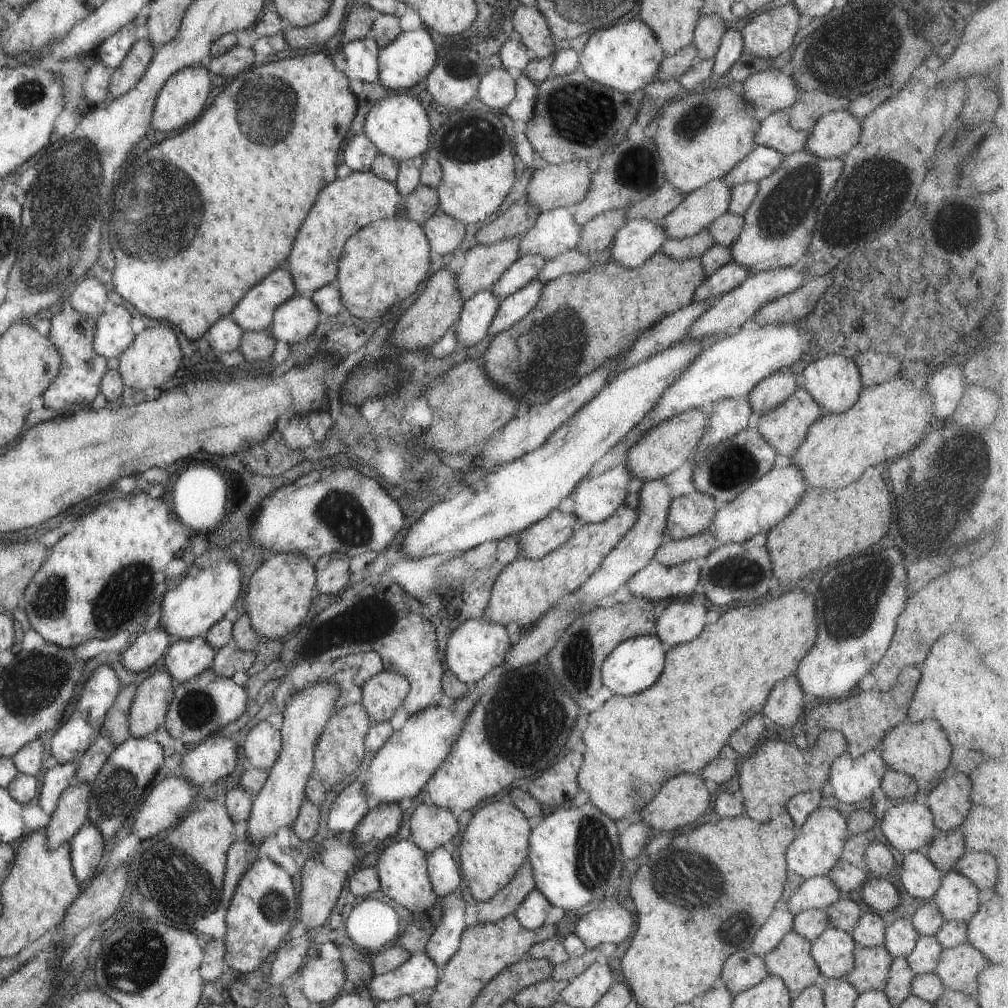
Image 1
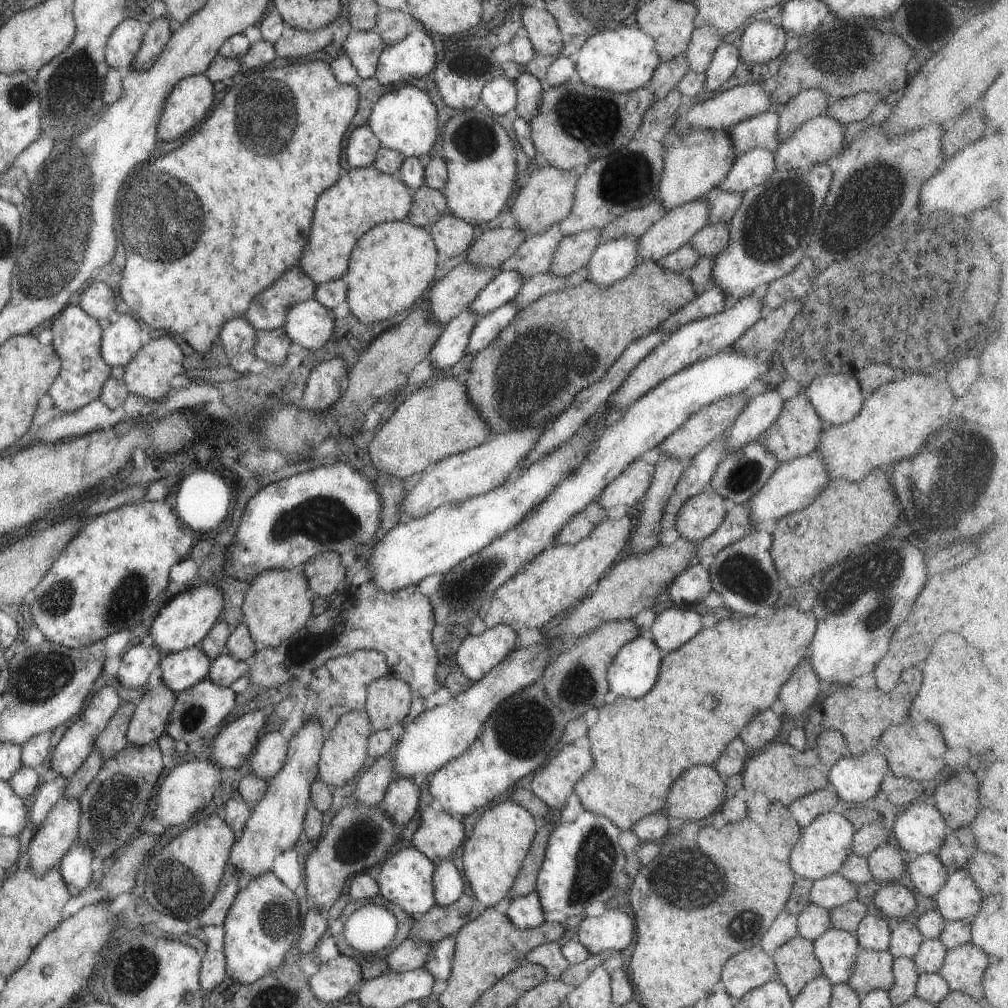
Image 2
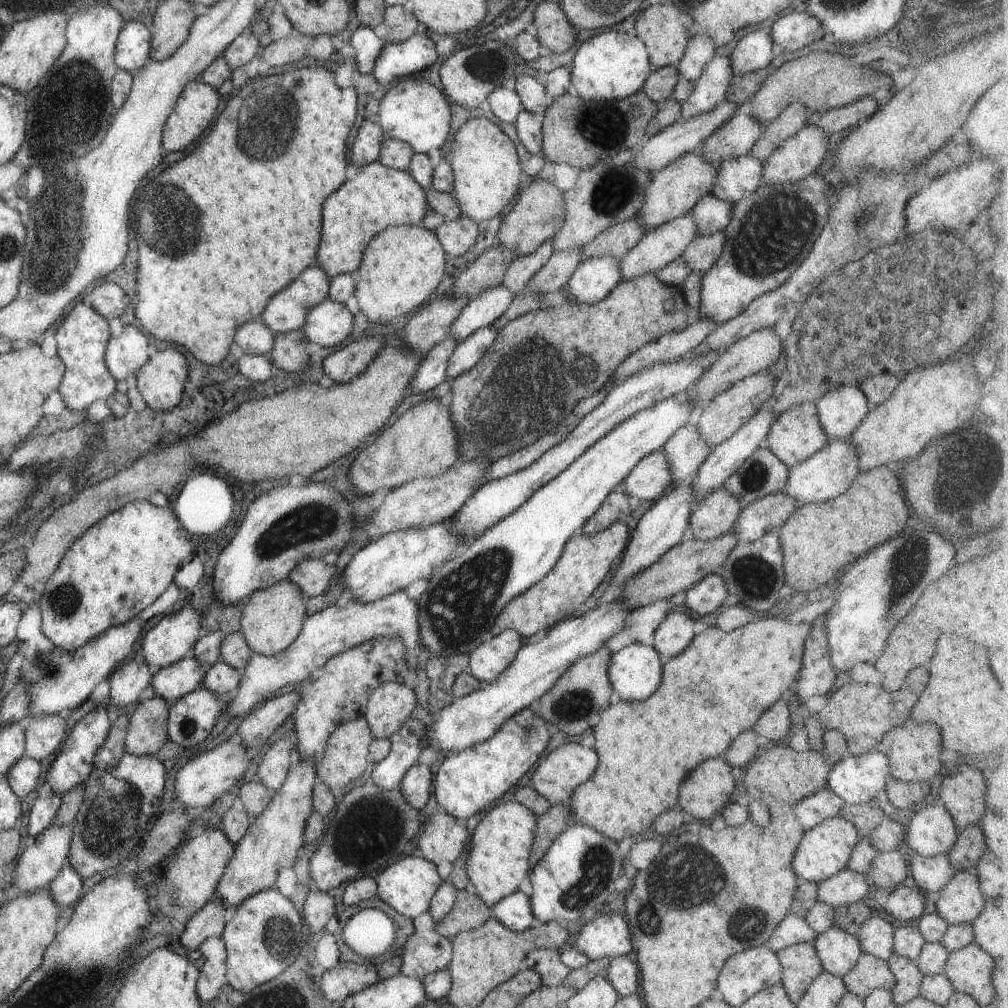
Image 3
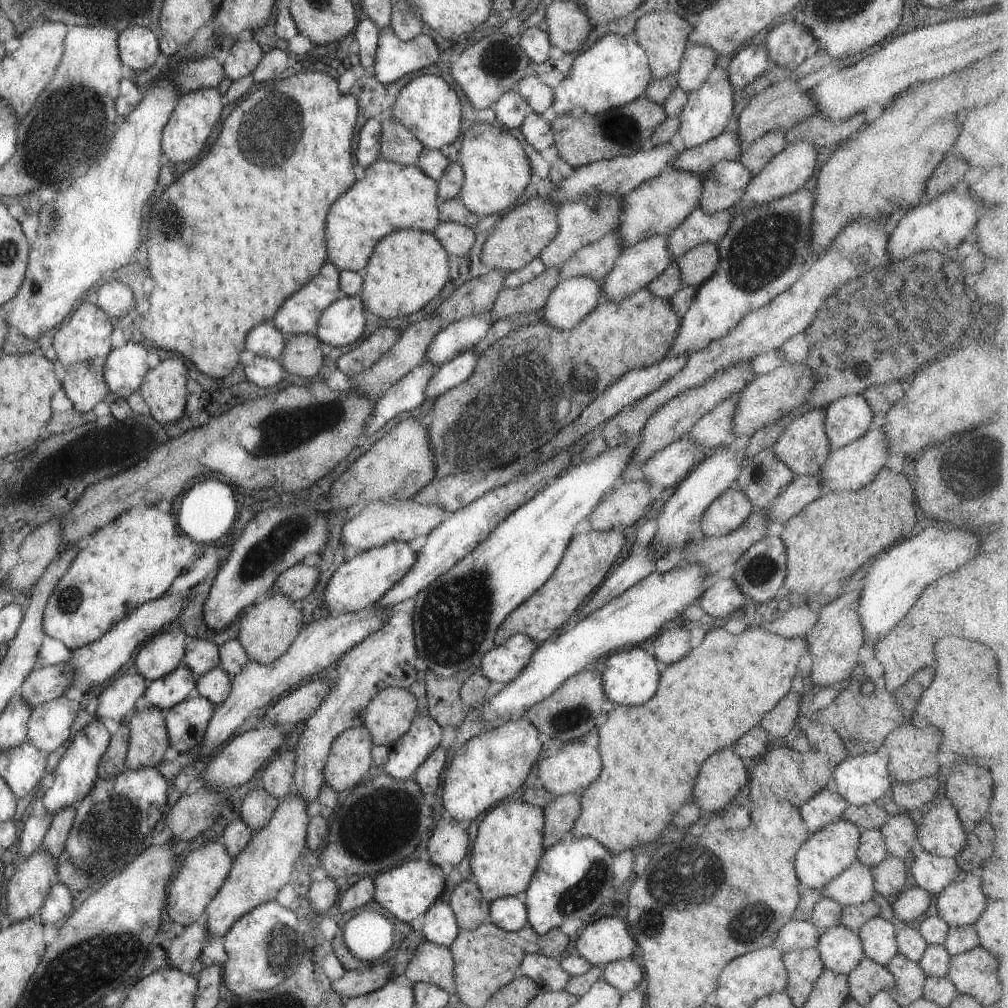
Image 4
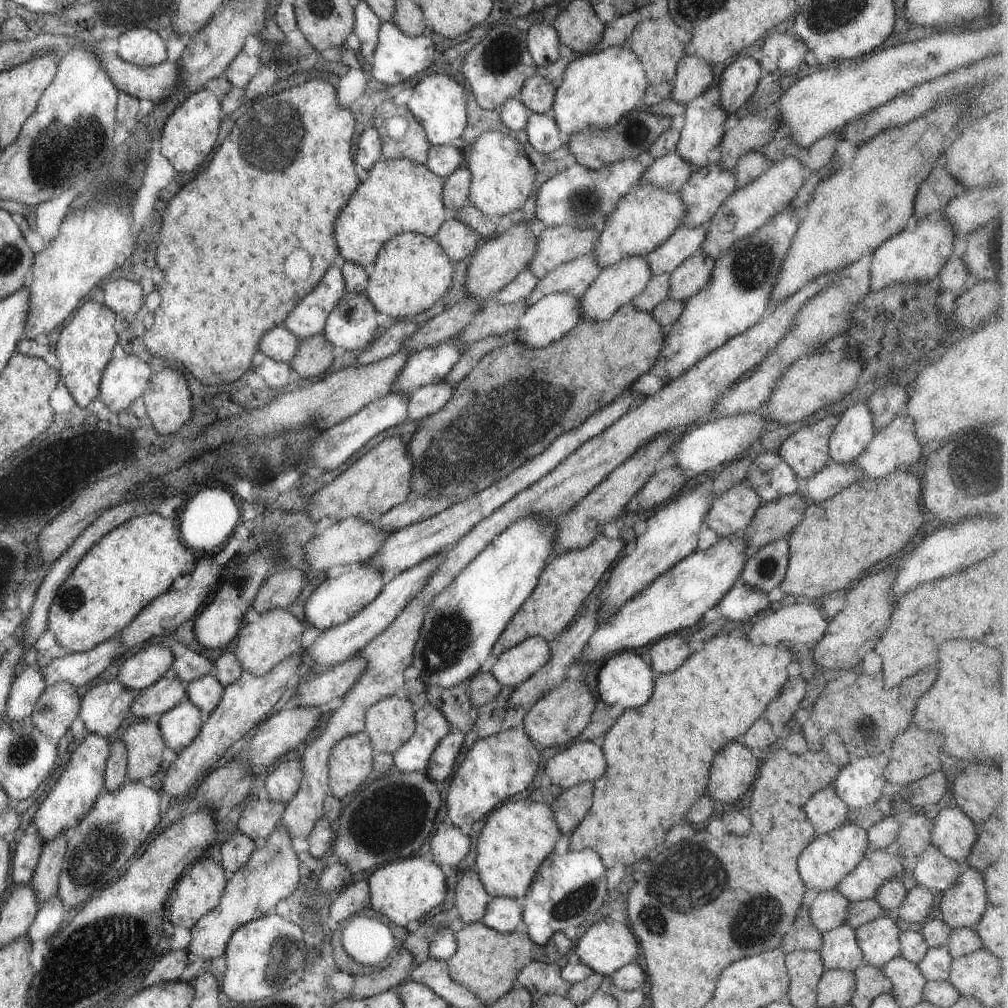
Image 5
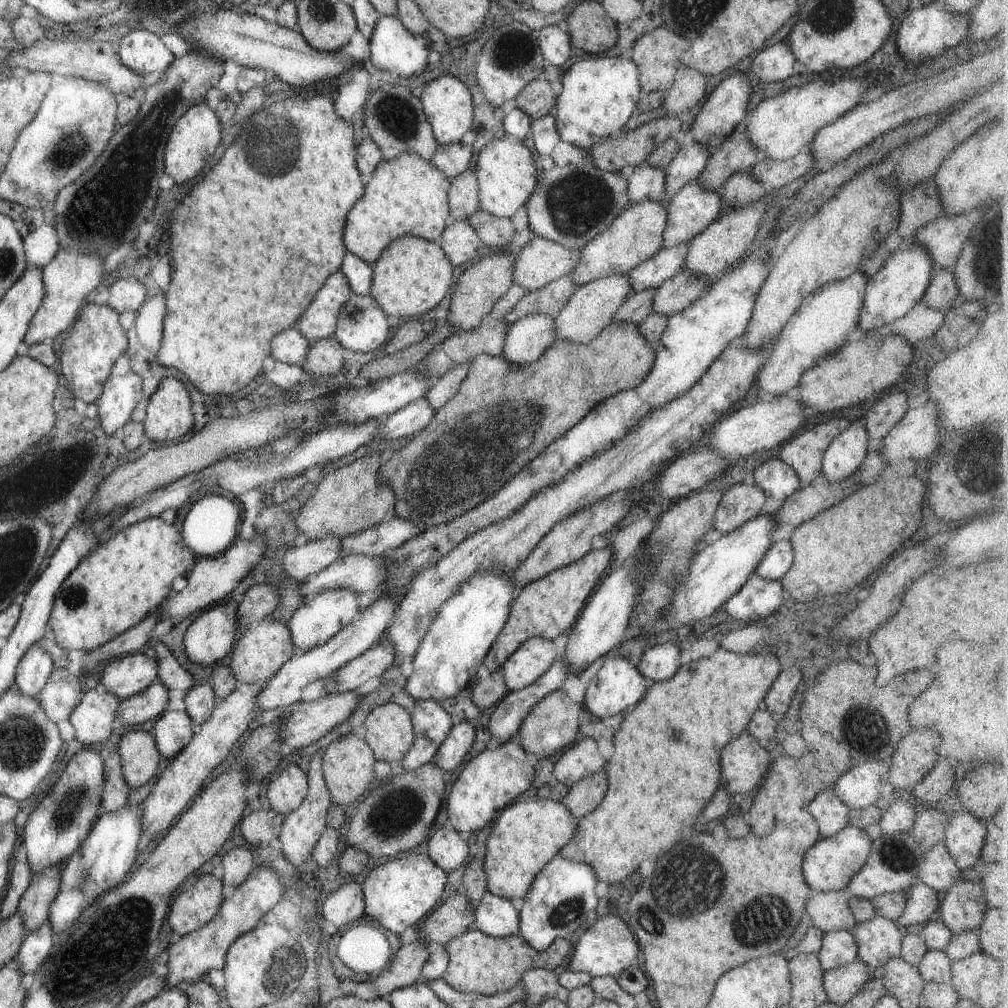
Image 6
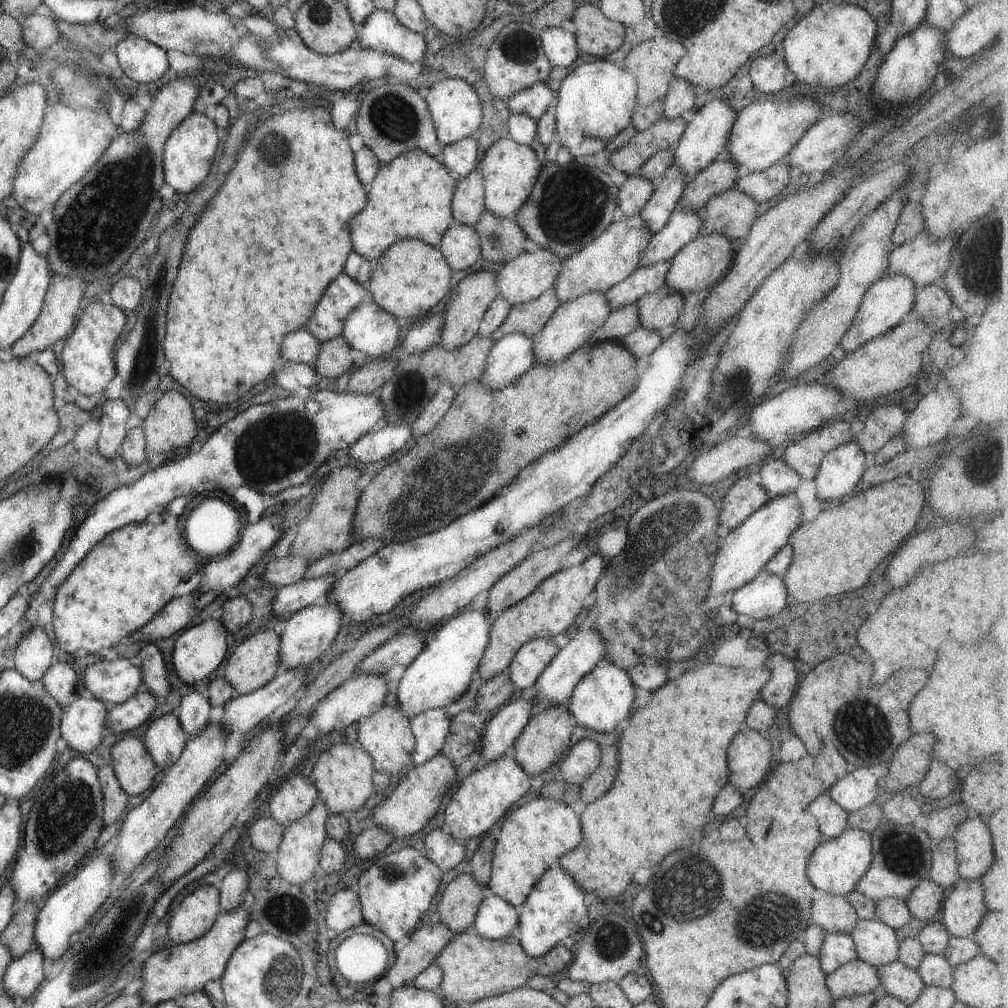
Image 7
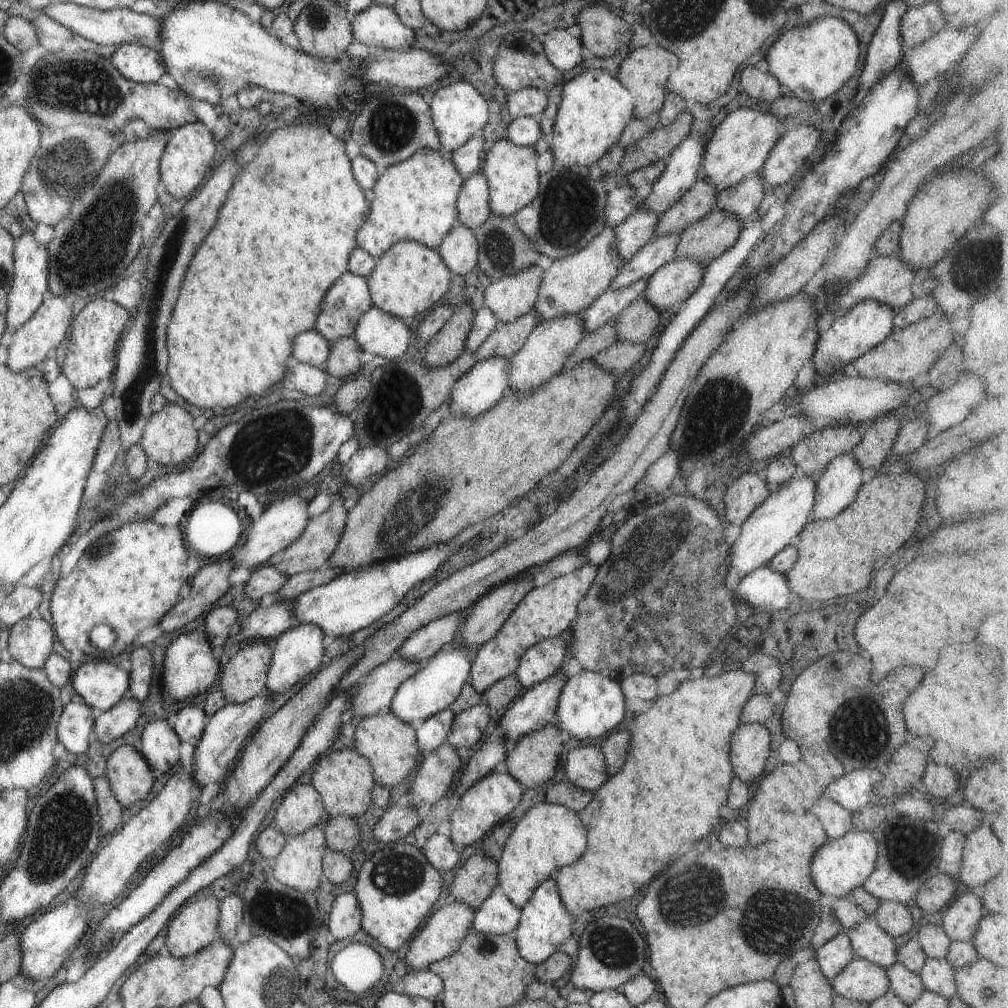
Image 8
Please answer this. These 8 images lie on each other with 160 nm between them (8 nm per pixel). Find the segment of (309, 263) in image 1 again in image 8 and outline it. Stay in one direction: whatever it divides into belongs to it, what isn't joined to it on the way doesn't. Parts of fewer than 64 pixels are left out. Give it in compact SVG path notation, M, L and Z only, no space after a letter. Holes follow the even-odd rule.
M429 148L420 149L406 160L385 168L371 186L373 196L368 202L367 218L363 220L363 224L359 224L359 230L355 234L355 246L375 258L381 257L387 248L398 241L414 241L436 250L443 236L456 224L455 198L462 183L463 177L455 170L450 160L443 158L438 150Z

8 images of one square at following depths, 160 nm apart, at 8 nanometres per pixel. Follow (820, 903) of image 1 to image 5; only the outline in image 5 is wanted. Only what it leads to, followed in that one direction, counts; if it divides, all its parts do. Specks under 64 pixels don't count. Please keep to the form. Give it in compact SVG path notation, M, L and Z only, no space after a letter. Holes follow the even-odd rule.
M895 844L887 845L884 850L867 851L859 864L843 877L843 880L838 882L834 889L848 901L873 899L881 883L903 873L901 859L901 856L897 855Z

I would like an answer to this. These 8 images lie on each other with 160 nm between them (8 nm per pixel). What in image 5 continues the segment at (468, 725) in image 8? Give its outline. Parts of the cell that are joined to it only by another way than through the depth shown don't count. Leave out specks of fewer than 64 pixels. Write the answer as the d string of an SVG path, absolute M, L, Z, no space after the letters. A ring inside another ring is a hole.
M449 731L432 750L426 767L422 770L441 789L441 784L452 771L452 764L457 763L457 754L461 752L461 745L465 735L459 731Z

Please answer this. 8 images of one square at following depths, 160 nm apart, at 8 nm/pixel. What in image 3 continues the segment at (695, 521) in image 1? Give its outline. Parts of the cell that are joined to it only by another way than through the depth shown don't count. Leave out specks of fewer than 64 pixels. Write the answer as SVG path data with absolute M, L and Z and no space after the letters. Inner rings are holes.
M723 486L711 491L708 495L697 500L696 507L688 516L688 523L691 526L693 537L706 541L716 539L718 536L731 531L742 510L743 508L741 508L738 500L732 494L729 494Z

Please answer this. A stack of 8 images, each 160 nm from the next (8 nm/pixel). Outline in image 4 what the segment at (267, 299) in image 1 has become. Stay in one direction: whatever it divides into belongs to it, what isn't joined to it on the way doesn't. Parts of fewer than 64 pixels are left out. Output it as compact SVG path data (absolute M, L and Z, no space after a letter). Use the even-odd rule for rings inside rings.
M323 264L315 278L279 306L270 323L290 335L315 334L321 312L338 298L338 272L333 264Z

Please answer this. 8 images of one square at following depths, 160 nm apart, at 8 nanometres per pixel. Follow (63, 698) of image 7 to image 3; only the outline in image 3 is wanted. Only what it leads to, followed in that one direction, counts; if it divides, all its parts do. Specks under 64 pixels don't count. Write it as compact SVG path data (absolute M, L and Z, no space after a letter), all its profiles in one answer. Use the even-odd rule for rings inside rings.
M31 715L24 730L24 751L26 757L43 760L56 750L66 739L65 715Z

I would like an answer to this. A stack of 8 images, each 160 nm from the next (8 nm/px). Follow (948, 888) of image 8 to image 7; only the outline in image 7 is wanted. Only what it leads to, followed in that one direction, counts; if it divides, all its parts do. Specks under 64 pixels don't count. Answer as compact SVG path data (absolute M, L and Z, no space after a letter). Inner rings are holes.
M922 879L907 894L904 902L911 918L929 922L939 910L941 900L943 900L941 886L937 886L927 879Z

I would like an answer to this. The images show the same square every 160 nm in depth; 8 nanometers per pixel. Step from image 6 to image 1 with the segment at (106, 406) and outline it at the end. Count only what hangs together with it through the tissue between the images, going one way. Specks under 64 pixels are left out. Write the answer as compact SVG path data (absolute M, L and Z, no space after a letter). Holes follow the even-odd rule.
M108 306L94 321L92 347L103 358L119 358L135 335L131 331L131 314L123 306Z

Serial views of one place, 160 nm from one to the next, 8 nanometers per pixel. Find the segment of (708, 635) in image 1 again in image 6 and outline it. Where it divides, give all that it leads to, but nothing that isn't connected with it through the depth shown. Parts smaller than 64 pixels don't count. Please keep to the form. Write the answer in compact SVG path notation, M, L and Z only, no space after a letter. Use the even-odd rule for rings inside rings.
M719 645L711 656L703 656L703 658L697 658L697 660L681 666L669 680L656 681L646 690L639 703L635 704L635 707L623 713L623 724L619 724L619 730L613 736L613 748L615 750L613 750L611 758L605 762L605 766L603 766L605 776L607 776L607 792L605 792L601 804L595 810L591 810L589 814L578 820L573 838L559 850L559 854L566 860L583 862L583 864L591 866L597 881L609 882L609 885L613 887L617 886L618 882L626 879L631 872L635 872L641 860L655 858L661 852L669 850L677 840L681 840L681 834L679 834L677 828L679 826L691 826L695 822L697 814L703 810L703 806L709 802L709 798L719 788L719 748L723 748L729 740L733 740L733 738L745 731L751 716L755 714L757 709L762 707L763 696L767 694L767 690L775 682L775 678L780 670L777 657L773 654L756 653L753 650L746 654L735 654L735 652L723 650Z

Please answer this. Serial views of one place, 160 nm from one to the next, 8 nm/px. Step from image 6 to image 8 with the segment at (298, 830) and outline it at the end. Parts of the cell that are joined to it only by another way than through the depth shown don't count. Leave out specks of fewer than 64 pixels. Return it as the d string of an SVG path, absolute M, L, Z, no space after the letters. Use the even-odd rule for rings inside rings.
M313 826L297 836L284 838L285 845L275 856L272 867L276 882L301 894L309 894L319 887L321 860L326 850L323 829Z

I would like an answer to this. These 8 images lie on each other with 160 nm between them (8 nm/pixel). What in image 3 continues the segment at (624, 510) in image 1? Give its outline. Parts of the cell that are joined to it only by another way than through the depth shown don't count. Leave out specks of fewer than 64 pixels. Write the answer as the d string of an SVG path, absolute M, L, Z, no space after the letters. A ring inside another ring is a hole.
M625 520L612 522L607 528L590 535L573 533L555 566L541 580L518 594L499 611L490 628L492 636L511 629L527 638L537 631L545 632L567 616L579 613L583 602L595 587L603 582L607 572L616 566L615 562L626 547L627 538L629 534Z

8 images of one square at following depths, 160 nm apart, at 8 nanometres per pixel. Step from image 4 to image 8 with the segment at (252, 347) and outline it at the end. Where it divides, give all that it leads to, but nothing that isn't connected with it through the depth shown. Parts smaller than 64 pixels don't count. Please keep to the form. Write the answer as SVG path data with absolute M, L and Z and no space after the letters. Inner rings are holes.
M313 330L297 334L291 344L291 356L299 363L322 368L329 356L330 343Z

